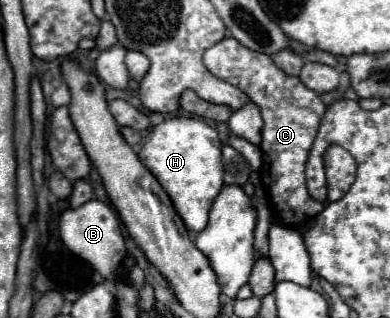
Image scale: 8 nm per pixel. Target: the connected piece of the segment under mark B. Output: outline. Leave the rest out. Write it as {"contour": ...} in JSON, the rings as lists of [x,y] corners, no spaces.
{"contour":[[[88,200],[86,204],[82,204],[78,208],[70,208],[70,210],[62,212],[60,238],[72,254],[76,254],[82,260],[86,260],[88,264],[92,264],[104,278],[118,280],[116,272],[118,272],[118,266],[122,264],[122,260],[126,258],[126,246],[124,246],[118,218],[104,202]]]}

